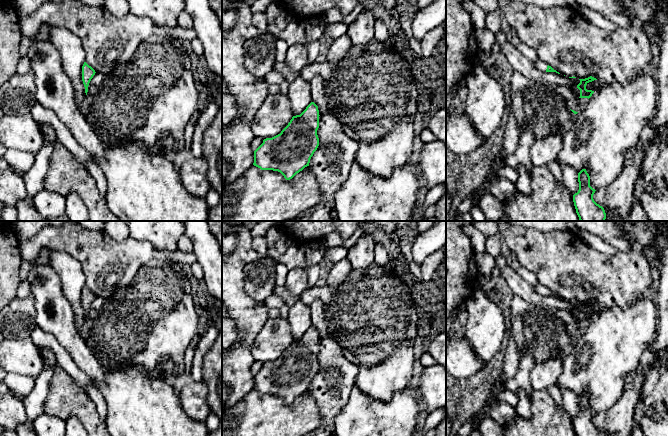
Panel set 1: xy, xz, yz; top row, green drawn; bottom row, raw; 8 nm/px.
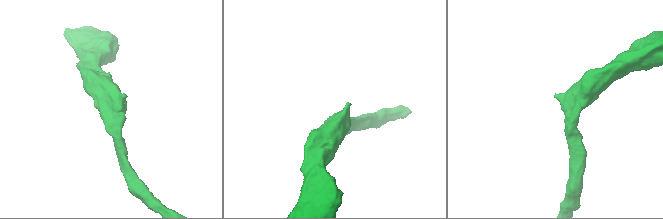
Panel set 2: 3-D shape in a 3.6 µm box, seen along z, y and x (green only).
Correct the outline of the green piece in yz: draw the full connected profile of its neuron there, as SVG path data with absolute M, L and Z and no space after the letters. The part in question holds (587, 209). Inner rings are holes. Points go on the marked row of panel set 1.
M586 169L578 173L579 190L573 195L573 202L580 221L605 221L606 213L597 204L593 195L595 189L590 186L590 176Z

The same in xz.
M311 102L300 114L293 116L280 134L263 140L254 151L253 165L261 170L280 172L286 180L309 166L319 146L318 106Z

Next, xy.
M84 62L82 66L82 81L85 87L86 95L88 92L89 83L93 78L93 76L95 75L95 73L96 73L95 70L91 66L89 66L86 62Z

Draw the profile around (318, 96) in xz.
M316 75L310 81L310 86L312 102L318 106L319 115L321 116L329 109L322 76Z

